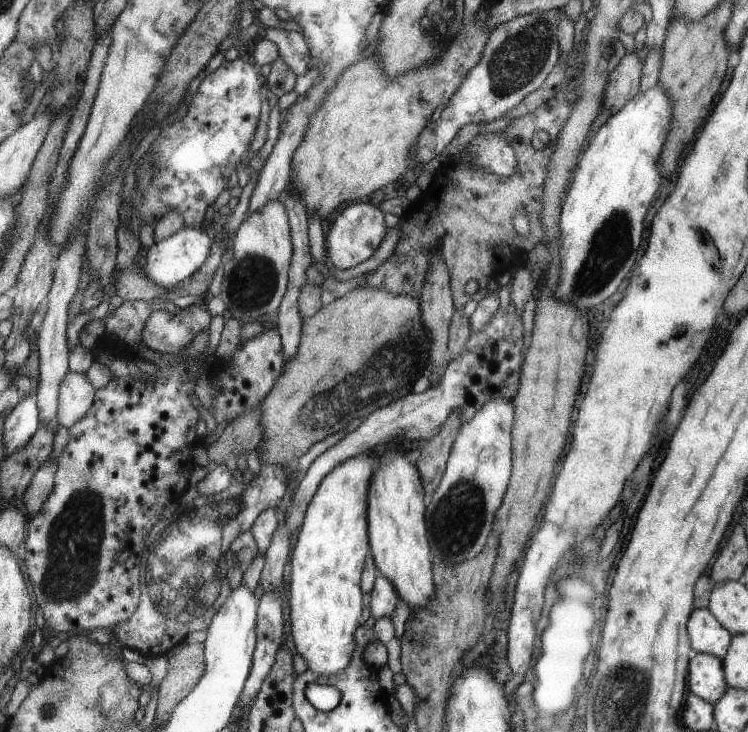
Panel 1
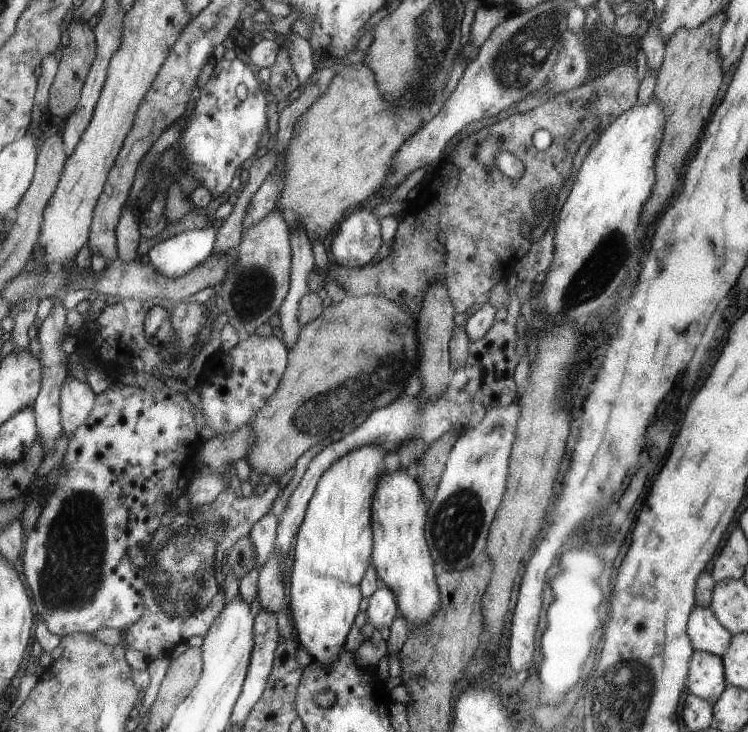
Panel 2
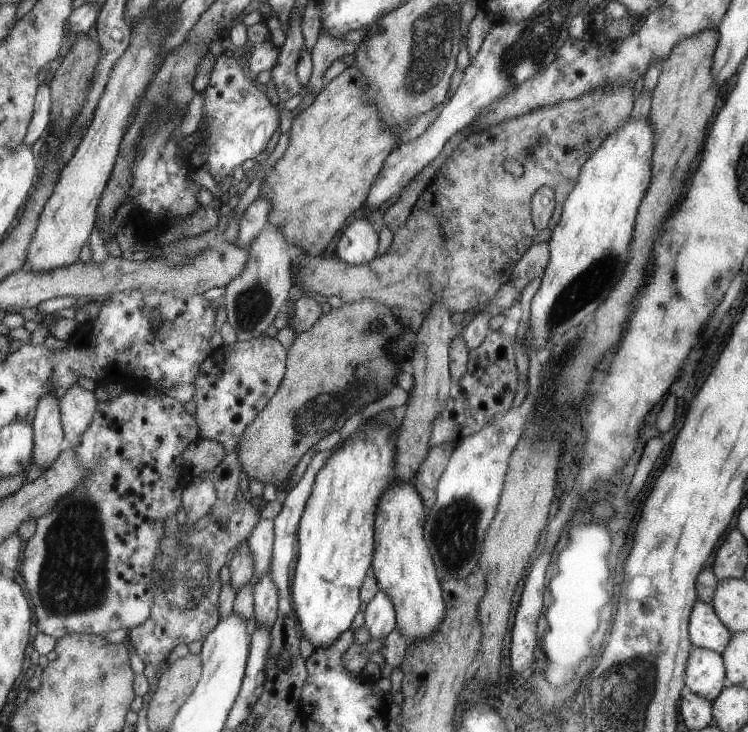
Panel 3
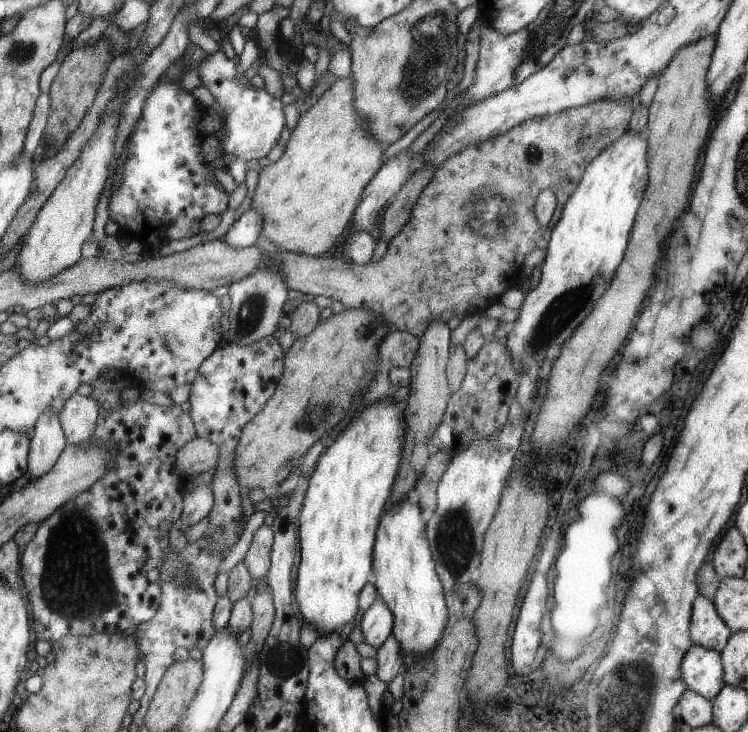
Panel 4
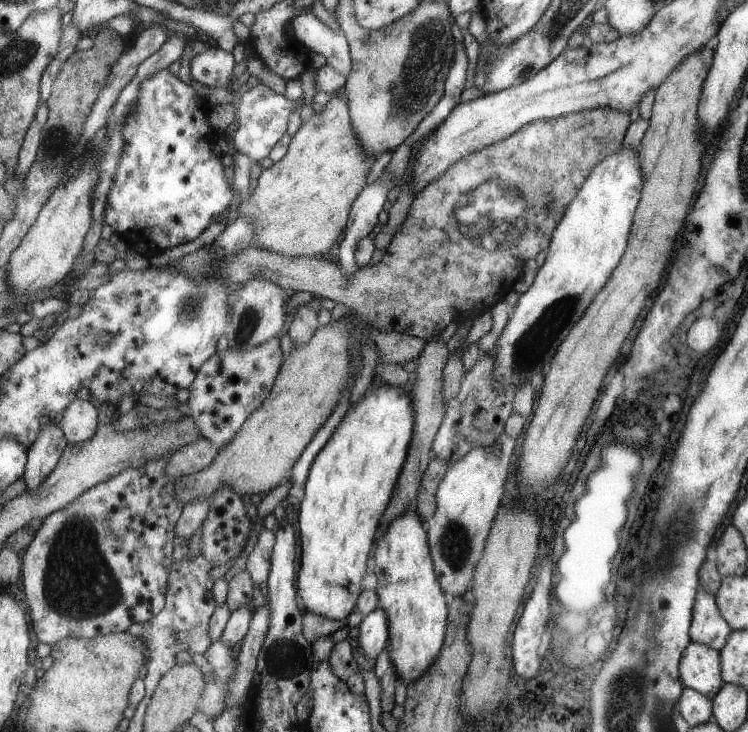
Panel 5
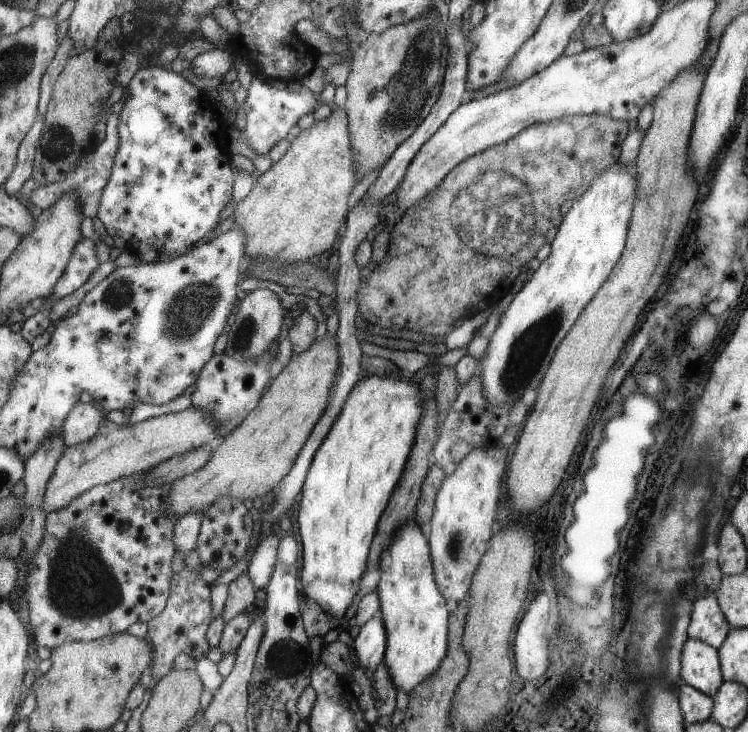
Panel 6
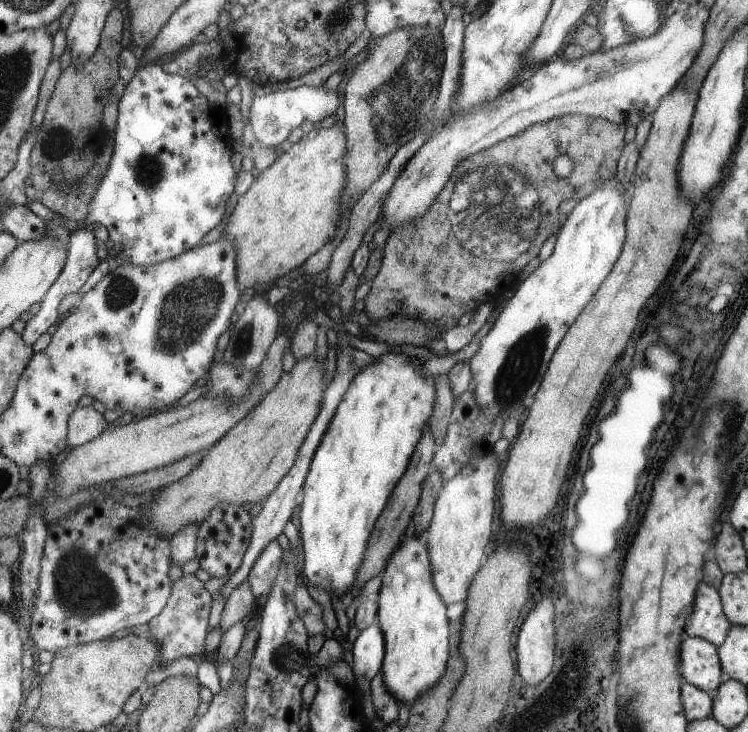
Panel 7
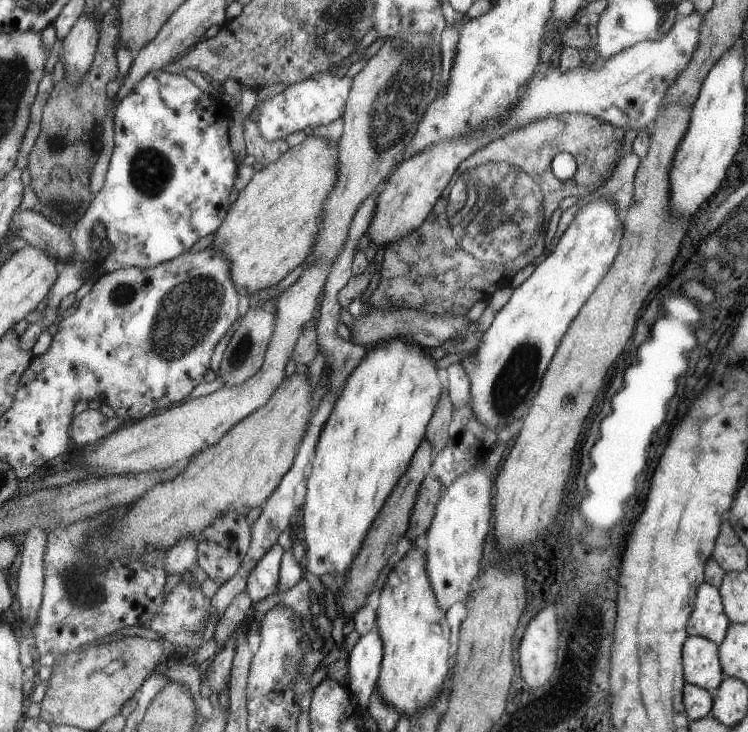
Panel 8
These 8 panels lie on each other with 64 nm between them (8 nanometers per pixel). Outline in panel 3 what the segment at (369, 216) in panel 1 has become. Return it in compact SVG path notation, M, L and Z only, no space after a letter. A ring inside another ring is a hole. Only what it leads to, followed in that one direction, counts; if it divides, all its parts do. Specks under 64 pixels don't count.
M358 214L352 217L347 228L343 228L343 234L335 241L331 254L345 264L362 265L370 262L375 256L375 250L377 250L377 228L369 223L365 214Z

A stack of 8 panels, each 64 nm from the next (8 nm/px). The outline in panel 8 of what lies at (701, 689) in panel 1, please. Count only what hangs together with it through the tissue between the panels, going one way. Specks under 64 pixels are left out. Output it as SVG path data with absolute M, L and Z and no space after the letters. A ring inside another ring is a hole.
M691 636L683 644L683 676L687 676L689 684L707 691L717 690L723 679L718 645L706 637Z

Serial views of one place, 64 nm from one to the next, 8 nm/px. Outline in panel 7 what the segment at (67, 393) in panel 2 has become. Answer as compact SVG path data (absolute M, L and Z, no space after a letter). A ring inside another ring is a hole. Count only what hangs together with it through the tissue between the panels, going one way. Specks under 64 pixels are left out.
M90 405L83 408L75 407L68 422L65 442L67 442L67 445L75 447L82 445L84 442L89 442L89 440L93 440L107 426L103 415Z

